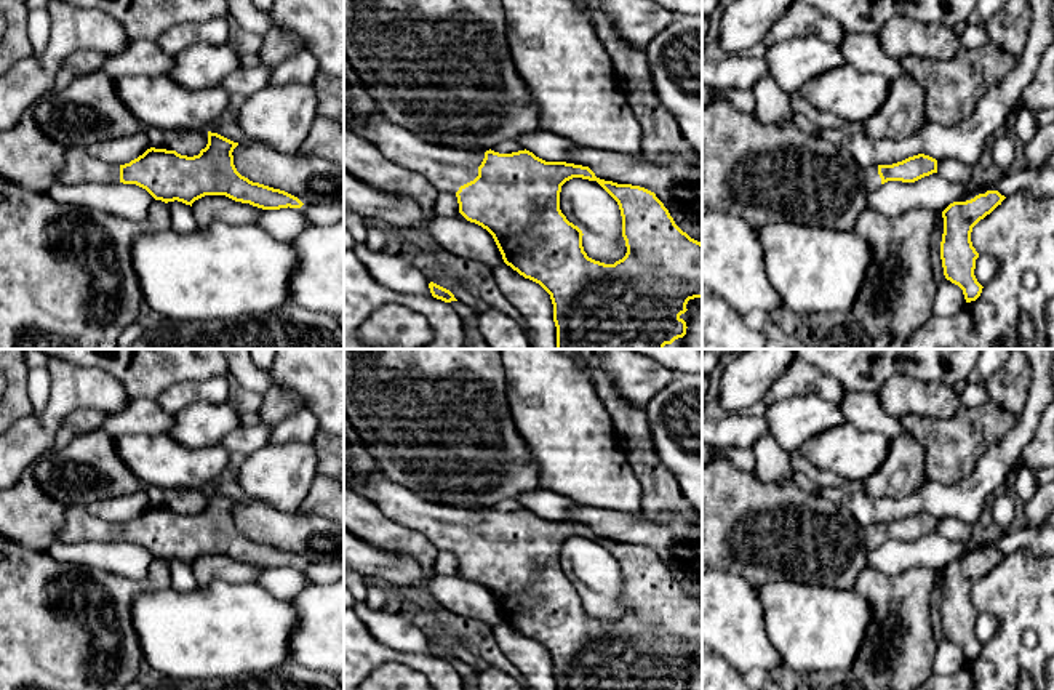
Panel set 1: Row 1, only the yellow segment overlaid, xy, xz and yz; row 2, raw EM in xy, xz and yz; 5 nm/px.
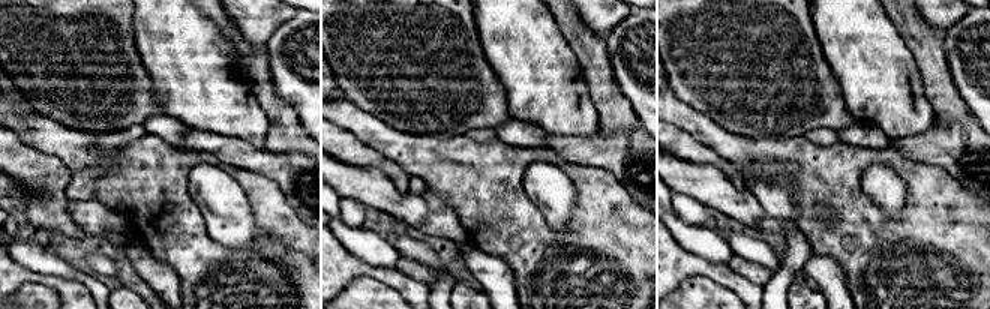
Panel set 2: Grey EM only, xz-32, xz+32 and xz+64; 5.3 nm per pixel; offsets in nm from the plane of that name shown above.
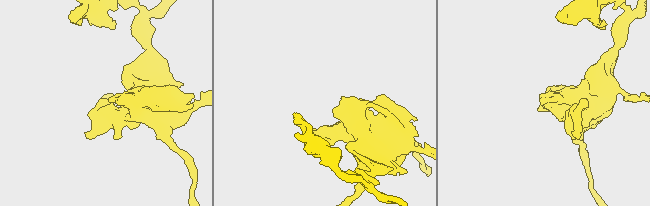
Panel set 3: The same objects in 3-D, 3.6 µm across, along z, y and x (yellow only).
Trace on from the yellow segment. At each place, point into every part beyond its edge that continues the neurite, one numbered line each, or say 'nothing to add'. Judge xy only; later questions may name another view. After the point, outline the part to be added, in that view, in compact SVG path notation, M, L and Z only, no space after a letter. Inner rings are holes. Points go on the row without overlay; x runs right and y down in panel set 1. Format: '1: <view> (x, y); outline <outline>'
1: xy (79, 527); outline M74 504L66 509L64 525L56 543L118 543L120 524L104 522L88 514L85 506Z

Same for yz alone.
1: yz (872, 538); outline M872 524L868 527L864 527L862 536L864 536L864 541L865 541L868 551L873 551L881 544L881 536L878 533L878 524Z

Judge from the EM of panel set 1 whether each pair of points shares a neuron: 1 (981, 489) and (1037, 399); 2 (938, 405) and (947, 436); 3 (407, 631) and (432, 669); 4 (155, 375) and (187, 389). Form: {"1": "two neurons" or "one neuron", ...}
{"1": "one neuron", "2": "two neurons", "3": "two neurons", "4": "two neurons"}

